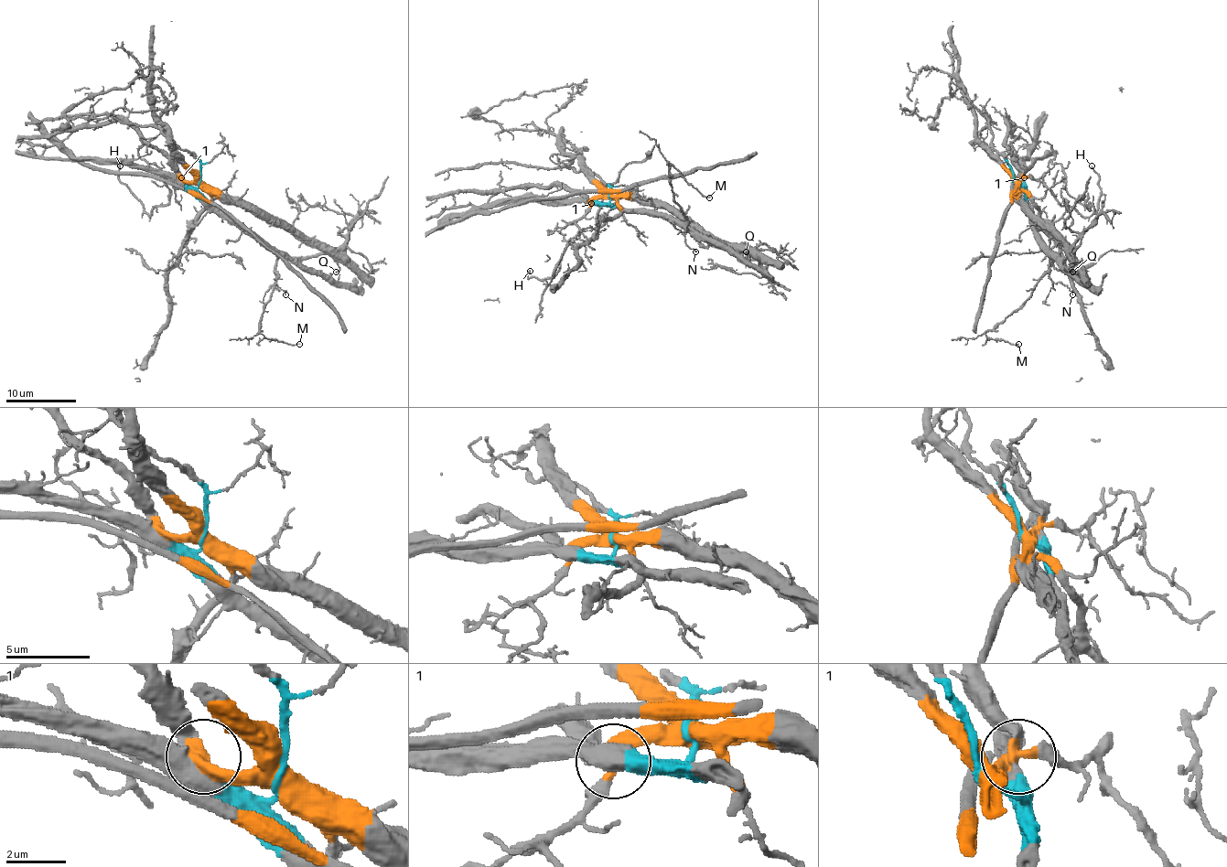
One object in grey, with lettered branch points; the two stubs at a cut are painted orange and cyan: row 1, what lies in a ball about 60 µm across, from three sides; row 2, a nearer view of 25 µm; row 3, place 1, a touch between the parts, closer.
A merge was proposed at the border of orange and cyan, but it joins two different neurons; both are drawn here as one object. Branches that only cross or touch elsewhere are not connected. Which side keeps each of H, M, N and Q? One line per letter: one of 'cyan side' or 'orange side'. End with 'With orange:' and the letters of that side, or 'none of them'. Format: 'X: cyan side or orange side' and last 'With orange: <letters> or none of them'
H: orange side
M: cyan side
N: cyan side
Q: orange side
With orange: H, Q

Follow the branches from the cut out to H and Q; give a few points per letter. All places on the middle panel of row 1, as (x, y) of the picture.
H: (609, 194), (600, 194), (575, 222), (579, 236), (565, 249), (560, 270), (553, 276), (528, 278), (530, 271)
Q: (609, 194), (627, 194), (633, 199), (667, 205), (705, 230), (742, 249), (749, 257), (748, 261), (746, 251)

